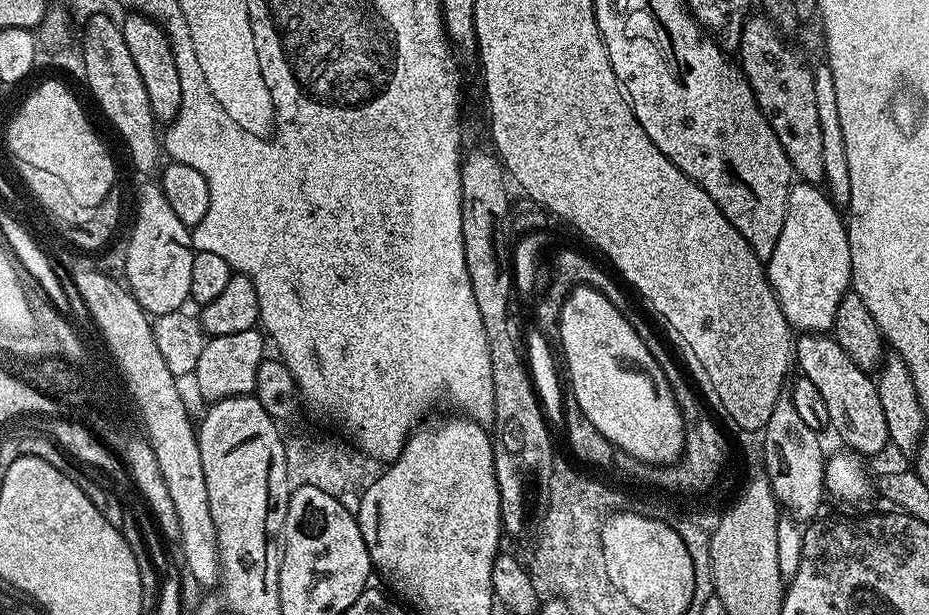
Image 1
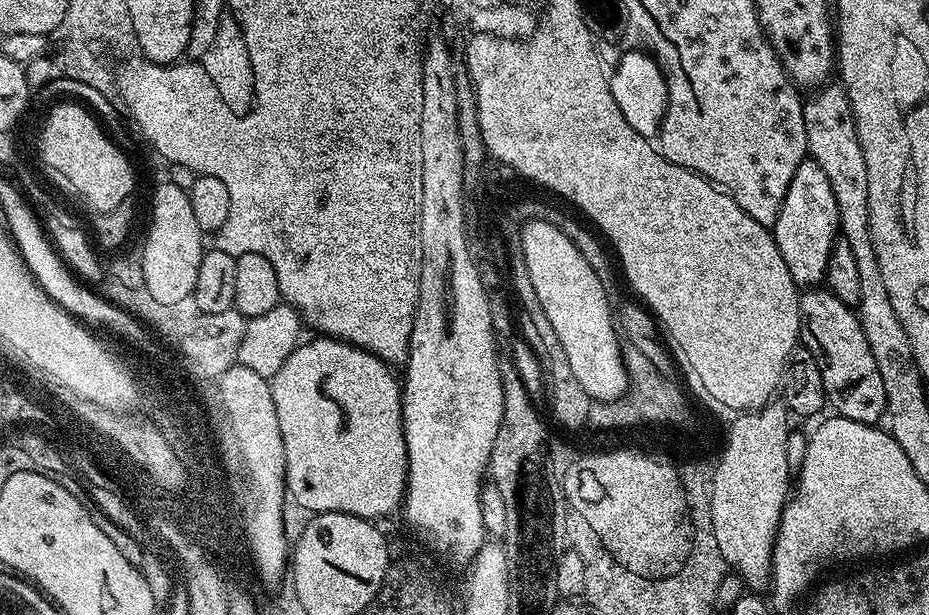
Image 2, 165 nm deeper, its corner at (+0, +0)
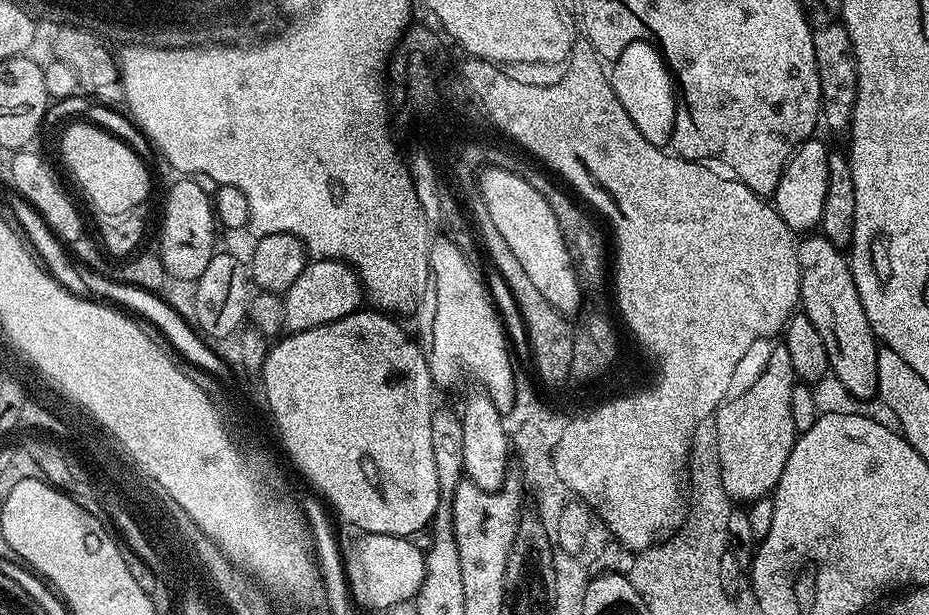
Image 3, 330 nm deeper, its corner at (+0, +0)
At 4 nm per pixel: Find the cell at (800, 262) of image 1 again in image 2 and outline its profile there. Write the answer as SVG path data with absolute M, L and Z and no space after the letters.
M805 158L798 170L794 170L794 178L790 178L782 210L774 225L782 262L786 262L786 270L790 270L790 278L794 278L797 286L816 286L823 281L832 245L837 243L839 231L838 202L834 202L830 182L818 162Z

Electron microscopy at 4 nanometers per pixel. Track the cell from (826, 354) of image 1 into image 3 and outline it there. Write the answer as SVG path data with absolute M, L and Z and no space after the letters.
M808 234L796 245L798 262L800 263L800 303L803 315L814 322L814 330L826 342L826 354L831 373L846 386L856 399L871 400L877 395L878 386L878 341L872 333L870 322L866 318L866 310L862 310L862 298L858 298L858 286L852 277L850 260L841 249L834 246L823 234Z

